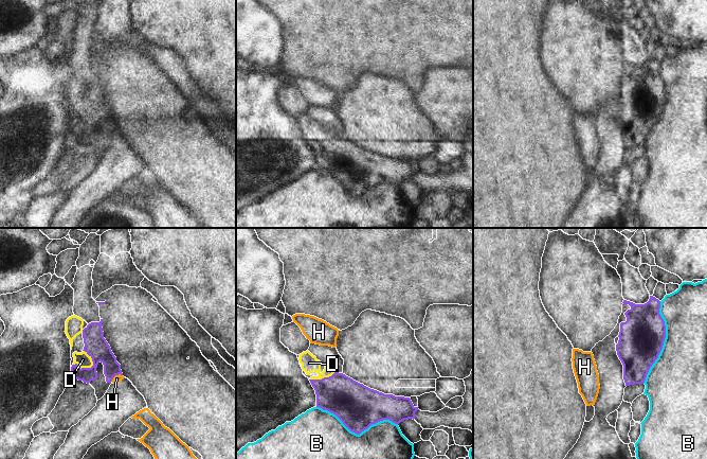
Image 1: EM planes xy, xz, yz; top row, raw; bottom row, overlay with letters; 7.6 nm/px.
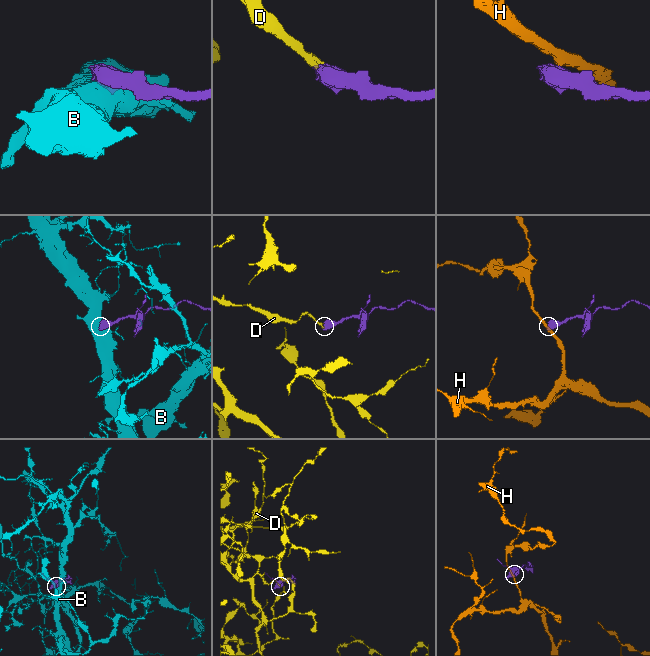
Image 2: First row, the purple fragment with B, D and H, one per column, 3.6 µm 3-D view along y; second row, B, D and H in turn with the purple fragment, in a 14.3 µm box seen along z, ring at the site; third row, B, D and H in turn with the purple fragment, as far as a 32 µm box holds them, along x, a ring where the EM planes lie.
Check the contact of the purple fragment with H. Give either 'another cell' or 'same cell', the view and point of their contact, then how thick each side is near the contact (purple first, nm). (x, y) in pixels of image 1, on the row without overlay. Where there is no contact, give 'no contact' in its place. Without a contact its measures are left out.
another cell | xy (115, 137) | 170/60 nm

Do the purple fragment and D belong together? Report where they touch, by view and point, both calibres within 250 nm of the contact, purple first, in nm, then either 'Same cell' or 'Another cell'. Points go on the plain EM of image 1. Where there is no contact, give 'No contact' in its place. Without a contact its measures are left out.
Touches purple at xy (84, 130). Thickness 170 nm (purple) against 110 nm. Same cell.

